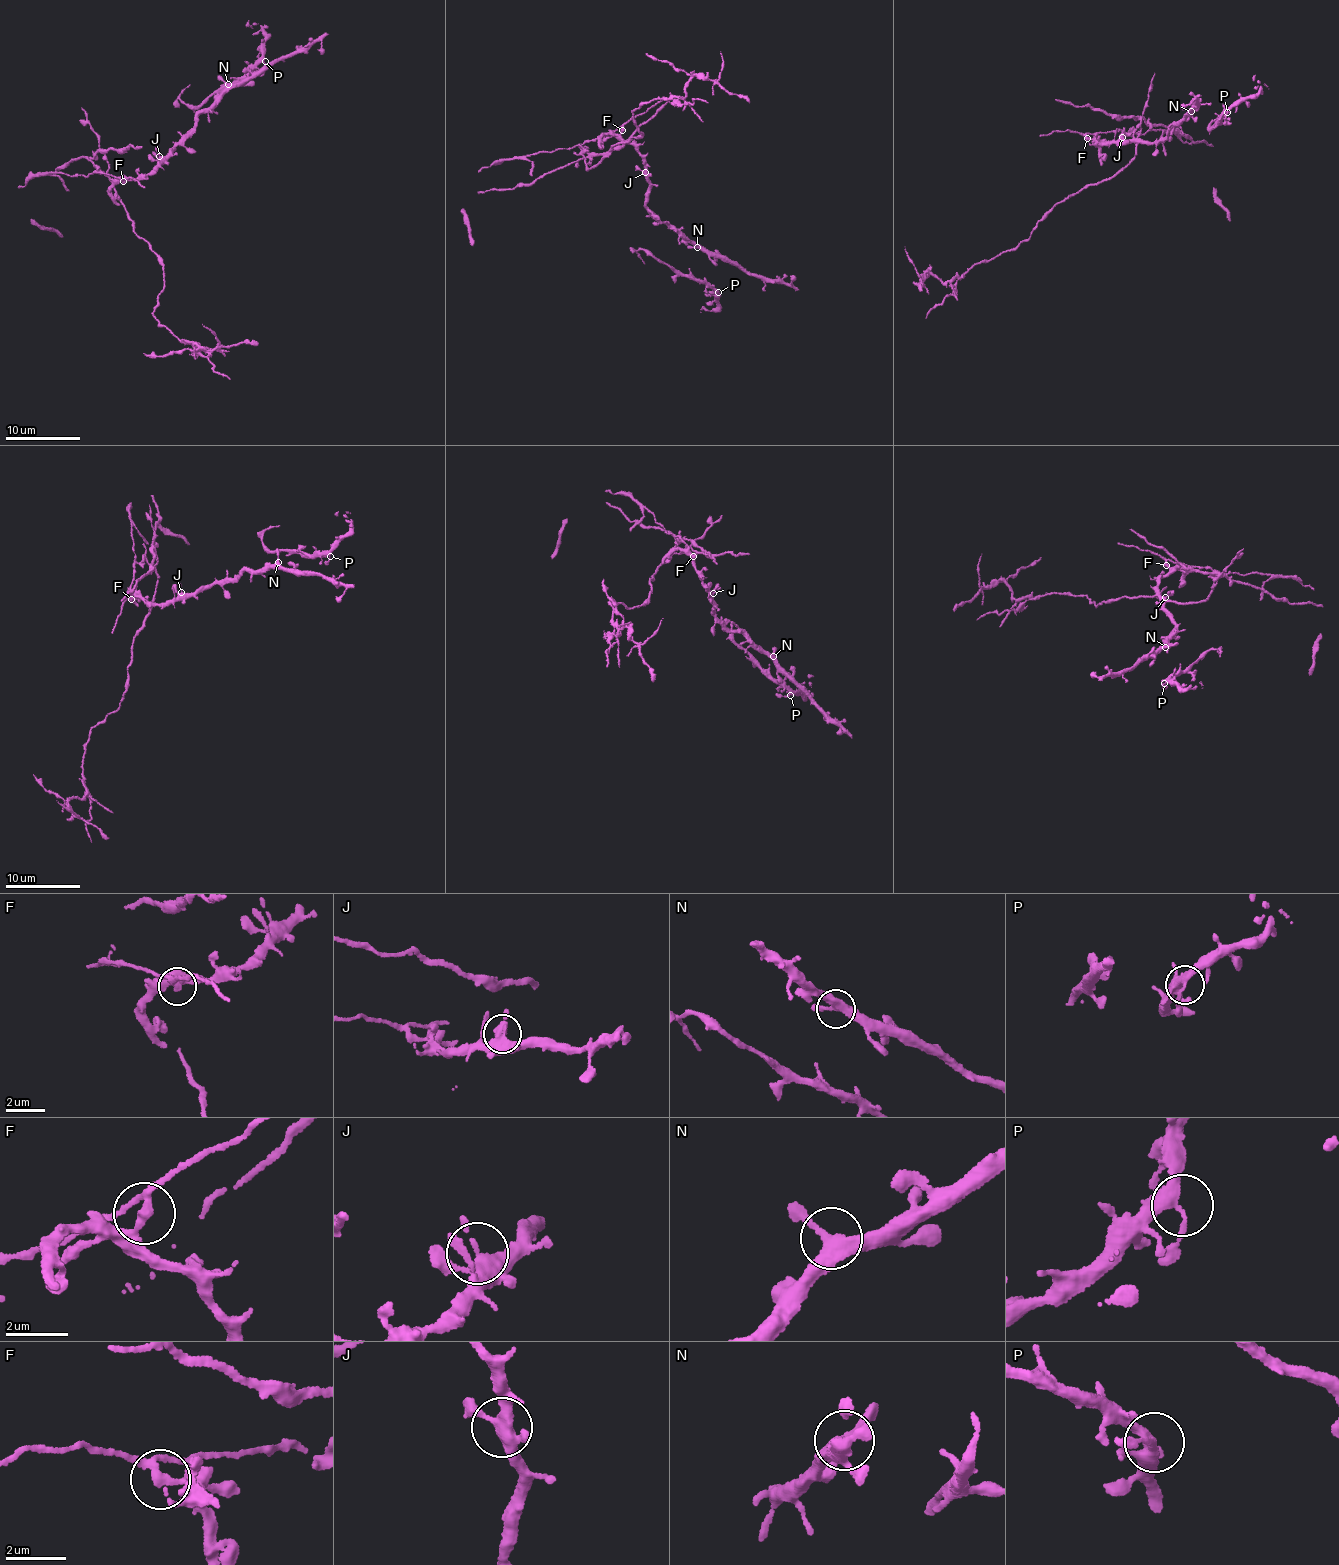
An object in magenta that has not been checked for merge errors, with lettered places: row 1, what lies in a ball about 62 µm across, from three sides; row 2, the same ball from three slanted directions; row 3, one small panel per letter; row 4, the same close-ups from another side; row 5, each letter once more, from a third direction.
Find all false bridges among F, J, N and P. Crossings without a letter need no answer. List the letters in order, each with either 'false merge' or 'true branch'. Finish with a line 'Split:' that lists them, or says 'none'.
F: false merge
J: true branch
N: true branch
P: true branch
Split: F

